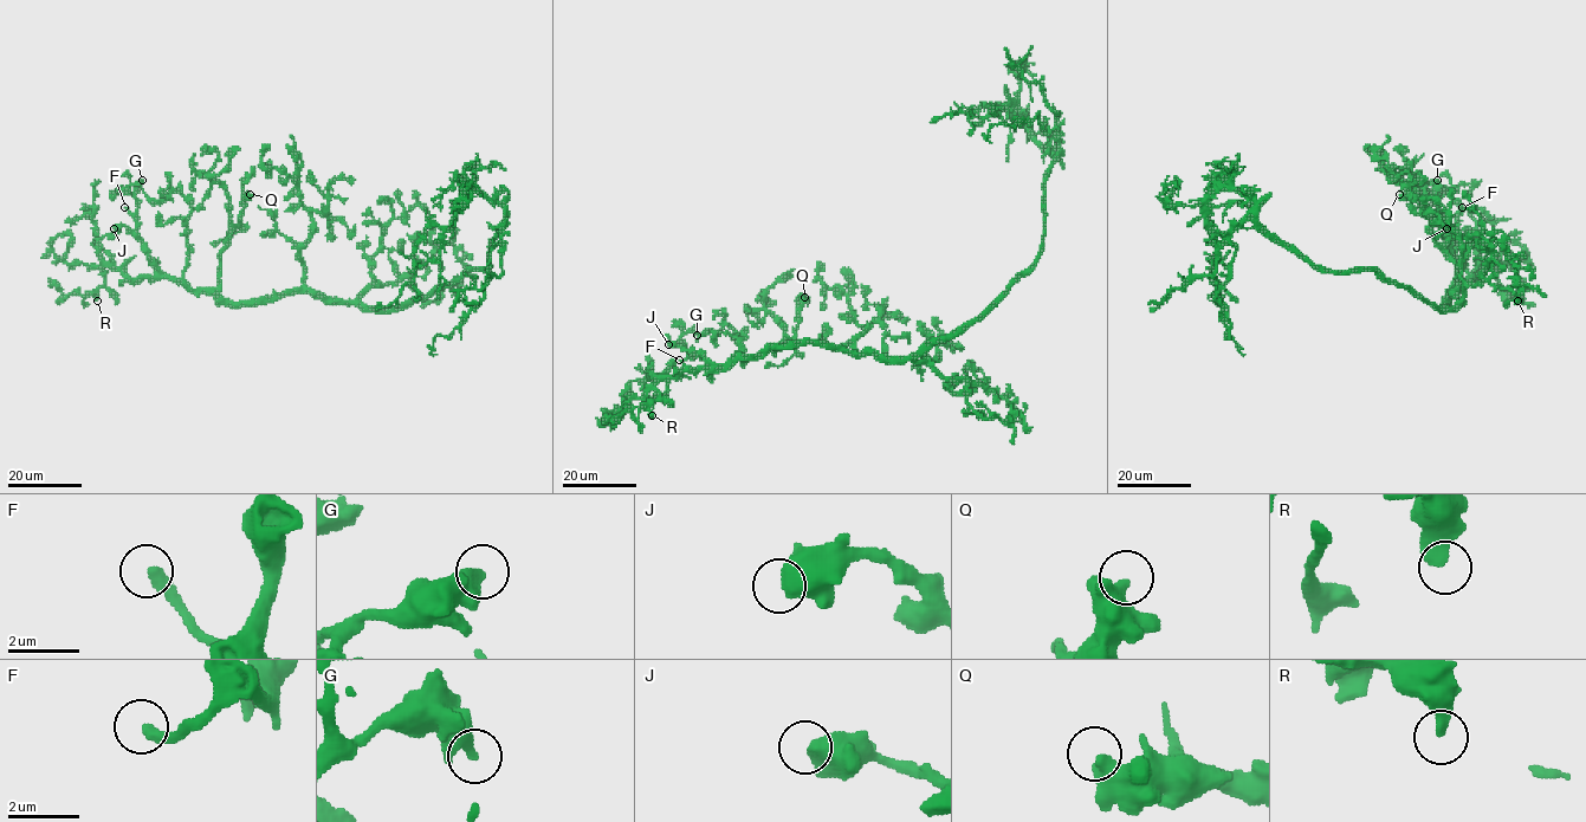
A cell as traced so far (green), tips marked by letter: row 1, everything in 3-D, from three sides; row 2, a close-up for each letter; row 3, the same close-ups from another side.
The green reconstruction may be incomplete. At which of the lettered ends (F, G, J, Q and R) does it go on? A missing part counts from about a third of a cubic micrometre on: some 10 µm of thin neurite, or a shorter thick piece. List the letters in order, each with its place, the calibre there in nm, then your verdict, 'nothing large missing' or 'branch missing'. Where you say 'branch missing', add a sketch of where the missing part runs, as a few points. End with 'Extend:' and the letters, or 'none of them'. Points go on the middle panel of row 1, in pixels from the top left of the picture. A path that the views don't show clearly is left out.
F: place (679, 360); calibre 360 nm; branch missing
G: place (697, 335); calibre 480 nm; nothing large missing
J: place (668, 344); calibre 650 nm; nothing large missing
Q: place (804, 297); calibre 480 nm; nothing large missing
R: place (652, 415); calibre 480 nm; nothing large missing
Extend: F

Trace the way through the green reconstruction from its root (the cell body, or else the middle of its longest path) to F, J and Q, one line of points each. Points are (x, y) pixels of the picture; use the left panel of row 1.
F: (423, 299), (367, 309), (303, 292), (217, 299), (161, 272), (124, 207)
J: (423, 299), (367, 309), (303, 292), (258, 301), (217, 299), (168, 278), (128, 228), (114, 228)
Q: (423, 299), (367, 309), (303, 292), (227, 301), (220, 293), (220, 252), (239, 224), (250, 194)

